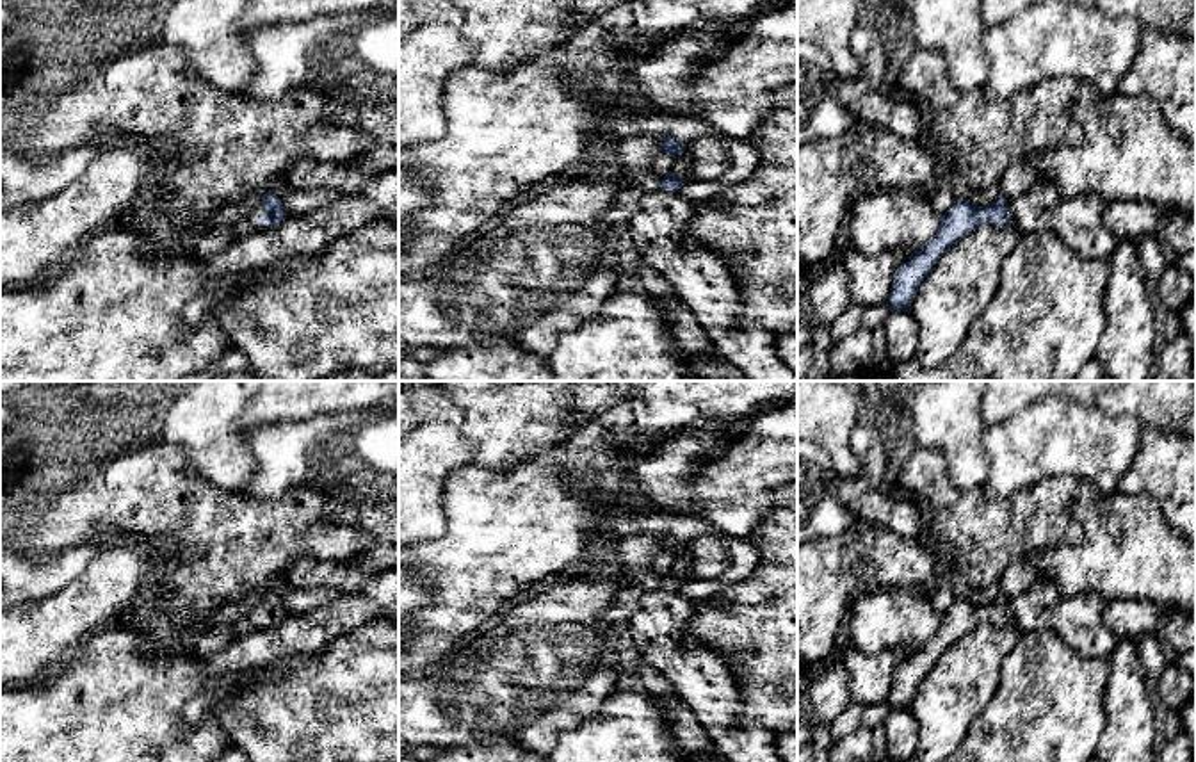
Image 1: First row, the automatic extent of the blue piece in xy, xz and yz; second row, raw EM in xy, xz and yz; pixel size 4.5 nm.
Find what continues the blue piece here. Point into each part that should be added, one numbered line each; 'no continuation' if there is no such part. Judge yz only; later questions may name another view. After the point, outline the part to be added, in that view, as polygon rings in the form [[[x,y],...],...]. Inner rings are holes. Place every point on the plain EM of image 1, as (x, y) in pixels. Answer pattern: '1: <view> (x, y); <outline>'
1: yz (1077, 620); [[[1038,580],[1007,600],[1020,634],[1052,630],[1086,659],[1111,657],[1123,639],[1102,618],[1109,600],[1098,593],[1063,596],[1055,584]]]

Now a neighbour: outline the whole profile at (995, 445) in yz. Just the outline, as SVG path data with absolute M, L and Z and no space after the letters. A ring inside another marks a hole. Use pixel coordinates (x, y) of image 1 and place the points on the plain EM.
M1045 397L1009 420L986 426L982 449L990 459L990 477L984 490L1009 497L1045 477L1075 475L1093 481L1103 495L1112 495L1137 456L1143 429L1135 415L1111 417L1098 406L1084 408L1066 397Z

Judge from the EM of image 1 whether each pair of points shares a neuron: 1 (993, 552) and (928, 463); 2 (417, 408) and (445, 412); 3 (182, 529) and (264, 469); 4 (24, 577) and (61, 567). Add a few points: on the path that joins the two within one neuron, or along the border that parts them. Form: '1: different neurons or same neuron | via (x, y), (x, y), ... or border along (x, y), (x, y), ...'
1: same neuron | via (976, 531), (933, 485)
2: same neuron | via (424, 408), (438, 408)
3: different neurons | border along (239, 490), (257, 497), (280, 495)
4: same neuron | via (32, 577), (52, 574)

